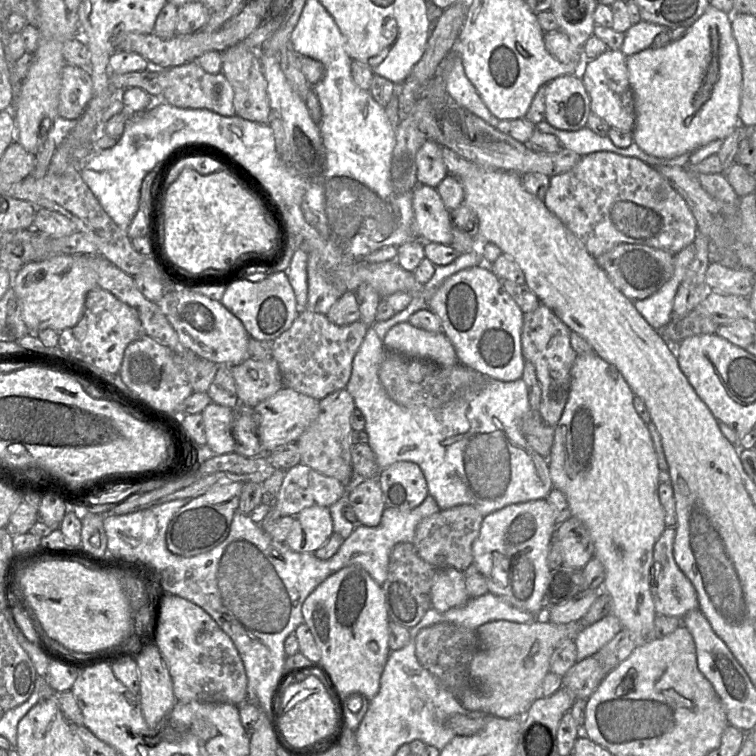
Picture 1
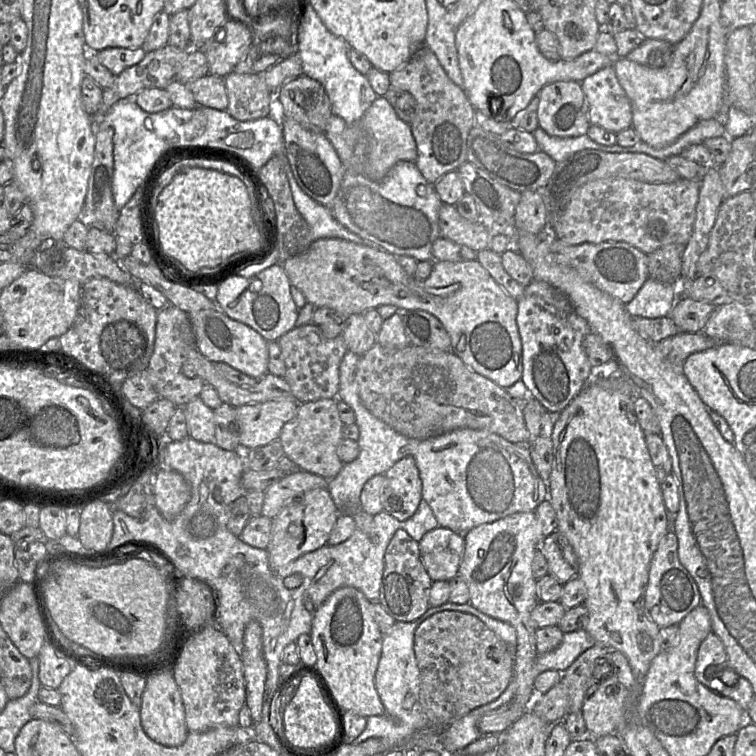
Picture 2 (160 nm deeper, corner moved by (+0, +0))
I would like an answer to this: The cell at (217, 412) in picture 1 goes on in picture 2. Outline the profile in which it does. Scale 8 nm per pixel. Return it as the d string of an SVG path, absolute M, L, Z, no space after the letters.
M197 397L184 406L189 437L204 443L215 442L214 412Z

